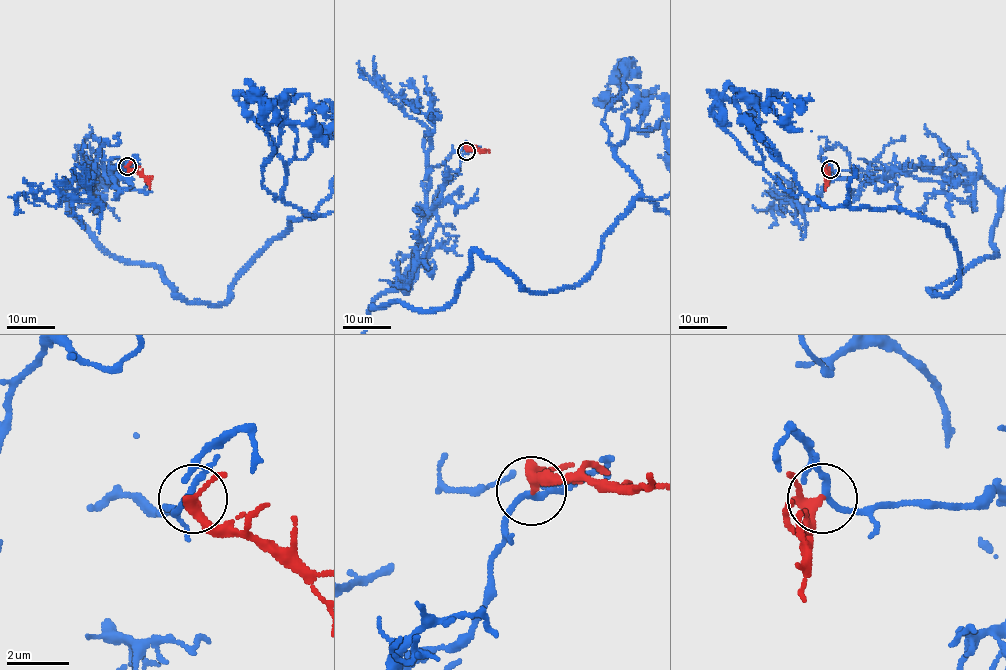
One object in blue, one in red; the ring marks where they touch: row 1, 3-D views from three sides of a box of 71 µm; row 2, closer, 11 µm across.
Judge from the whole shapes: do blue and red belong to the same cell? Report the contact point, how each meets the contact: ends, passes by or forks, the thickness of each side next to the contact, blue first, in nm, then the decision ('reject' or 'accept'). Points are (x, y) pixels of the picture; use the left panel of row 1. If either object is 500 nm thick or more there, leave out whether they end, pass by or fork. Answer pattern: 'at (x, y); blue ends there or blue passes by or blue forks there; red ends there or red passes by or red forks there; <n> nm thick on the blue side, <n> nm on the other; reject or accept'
at (127, 166); blue forks there; red passes by; 140 nm thick on the blue side, 300 nm on the other; reject

